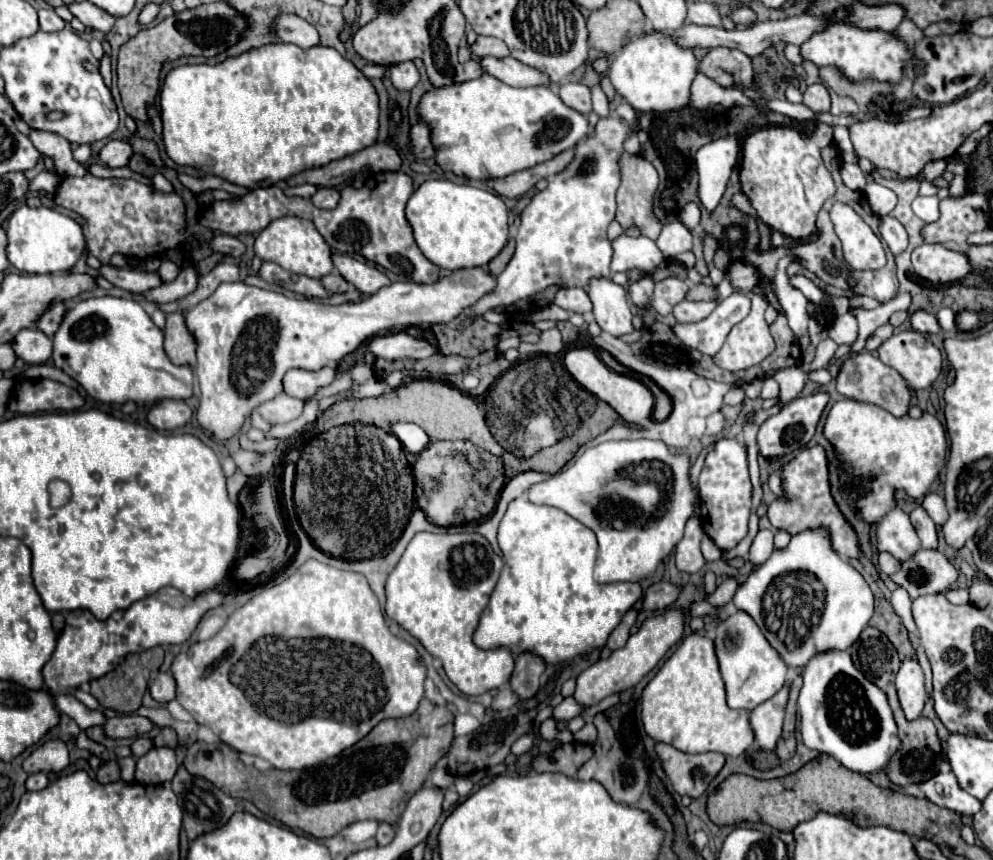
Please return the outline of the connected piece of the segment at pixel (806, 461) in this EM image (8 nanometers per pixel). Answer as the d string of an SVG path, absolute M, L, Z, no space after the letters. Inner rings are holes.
M808 447L802 449L786 467L784 467L784 487L788 497L776 499L768 505L768 519L776 529L784 529L790 535L798 535L806 529L826 529L830 533L830 543L834 551L842 557L858 557L858 539L856 533L852 533L850 525L844 521L842 513L838 511L832 495L830 495L830 483L828 483L828 467L826 467L826 455L822 447Z

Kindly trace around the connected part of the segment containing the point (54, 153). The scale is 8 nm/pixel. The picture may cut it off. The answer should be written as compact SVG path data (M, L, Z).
M32 129L28 137L42 155L46 155L54 161L54 169L60 177L64 177L64 173L66 175L80 175L80 177L88 173L80 163L74 161L72 151L70 151L70 143L64 137L60 137L56 133L48 133L48 131L36 131L36 129Z

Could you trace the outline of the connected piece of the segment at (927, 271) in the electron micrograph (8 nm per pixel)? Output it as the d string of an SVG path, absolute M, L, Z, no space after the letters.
M940 243L920 245L912 253L912 269L930 283L956 283L964 279L974 265L962 251L948 249Z

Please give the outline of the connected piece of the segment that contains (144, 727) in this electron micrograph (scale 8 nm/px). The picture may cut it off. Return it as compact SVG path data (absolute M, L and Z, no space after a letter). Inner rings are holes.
M116 715L106 721L106 735L112 739L130 737L136 739L144 733L150 733L156 725L142 715Z

